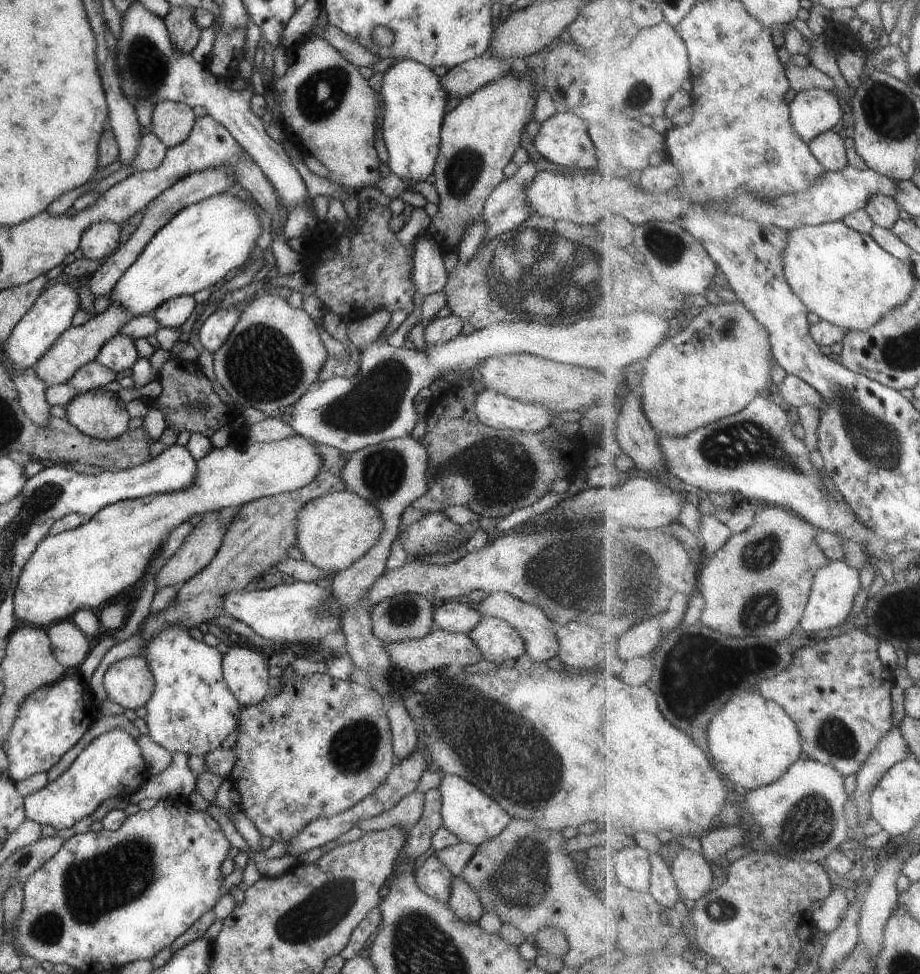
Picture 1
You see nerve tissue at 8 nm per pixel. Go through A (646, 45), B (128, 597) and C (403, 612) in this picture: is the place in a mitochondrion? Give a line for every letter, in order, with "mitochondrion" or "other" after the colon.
A: other
B: other
C: mitochondrion

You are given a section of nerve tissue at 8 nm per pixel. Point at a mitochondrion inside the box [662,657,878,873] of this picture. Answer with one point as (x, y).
(809, 824)

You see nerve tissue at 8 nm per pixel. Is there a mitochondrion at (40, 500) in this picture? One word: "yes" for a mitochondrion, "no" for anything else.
yes

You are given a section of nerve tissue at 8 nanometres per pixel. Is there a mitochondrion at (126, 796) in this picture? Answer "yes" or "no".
no

